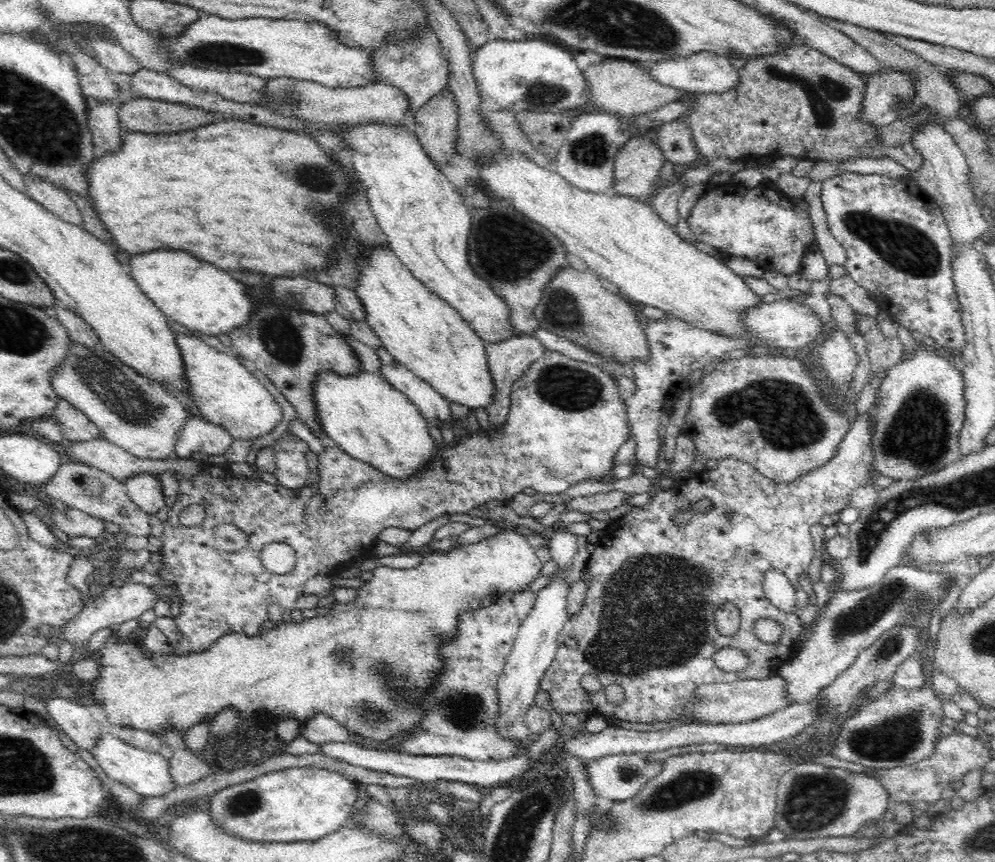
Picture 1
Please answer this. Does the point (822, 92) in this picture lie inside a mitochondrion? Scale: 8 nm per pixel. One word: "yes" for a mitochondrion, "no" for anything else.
yes

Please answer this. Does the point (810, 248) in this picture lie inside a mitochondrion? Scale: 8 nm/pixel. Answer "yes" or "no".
no

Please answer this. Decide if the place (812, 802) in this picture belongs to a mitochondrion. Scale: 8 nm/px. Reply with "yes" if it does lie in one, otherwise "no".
yes

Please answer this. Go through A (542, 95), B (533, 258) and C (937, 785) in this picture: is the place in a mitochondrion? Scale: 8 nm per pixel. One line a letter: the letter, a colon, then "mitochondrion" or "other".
A: mitochondrion
B: mitochondrion
C: other

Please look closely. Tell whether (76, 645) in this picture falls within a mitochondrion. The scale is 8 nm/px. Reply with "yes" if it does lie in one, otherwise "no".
no

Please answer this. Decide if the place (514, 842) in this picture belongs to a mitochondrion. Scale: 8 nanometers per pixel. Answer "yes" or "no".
yes

